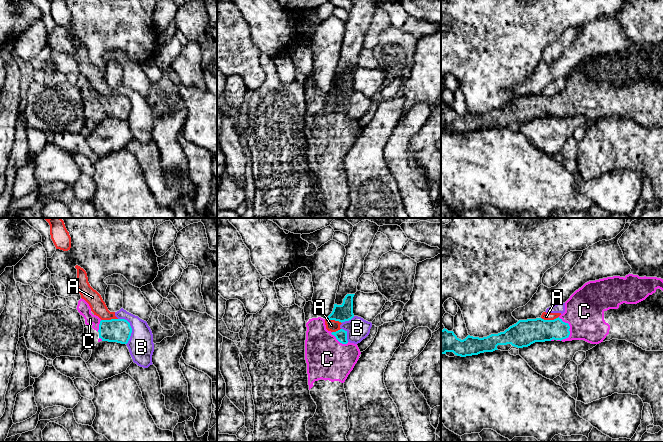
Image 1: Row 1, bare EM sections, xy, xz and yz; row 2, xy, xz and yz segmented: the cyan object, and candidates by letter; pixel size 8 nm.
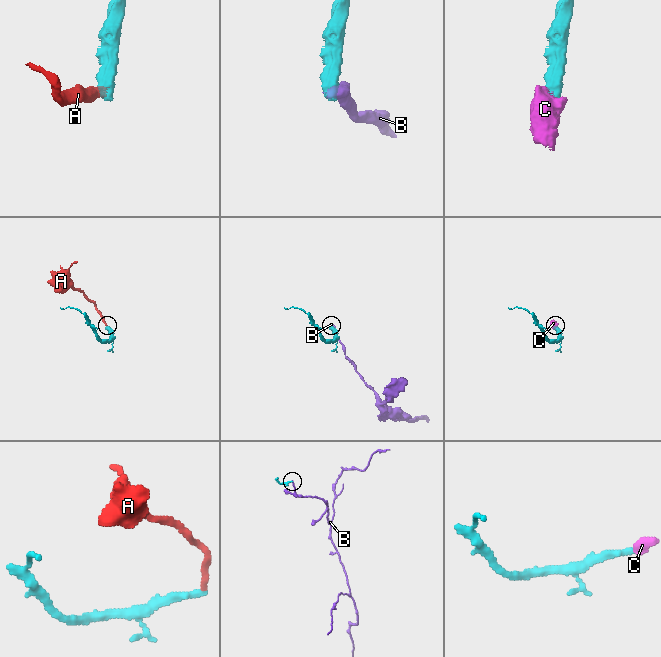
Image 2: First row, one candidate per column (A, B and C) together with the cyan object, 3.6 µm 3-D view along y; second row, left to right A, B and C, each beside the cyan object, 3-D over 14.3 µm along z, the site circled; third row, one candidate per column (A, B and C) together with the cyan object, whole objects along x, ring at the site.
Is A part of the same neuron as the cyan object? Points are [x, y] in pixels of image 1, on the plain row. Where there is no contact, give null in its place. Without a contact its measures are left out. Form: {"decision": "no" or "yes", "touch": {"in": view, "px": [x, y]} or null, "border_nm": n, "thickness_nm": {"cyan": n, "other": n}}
{"decision": "no", "touch": {"in": "yz", "px": [549, 96]}, "border_nm": 140, "thickness_nm": {"cyan": 200, "other": 60}}

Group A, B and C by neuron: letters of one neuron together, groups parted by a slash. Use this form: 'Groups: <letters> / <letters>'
Groups: A B / C

